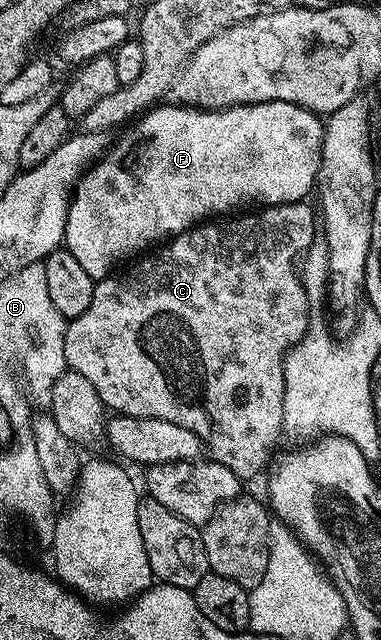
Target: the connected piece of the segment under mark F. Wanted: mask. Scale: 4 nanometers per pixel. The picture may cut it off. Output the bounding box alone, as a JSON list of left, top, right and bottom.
[63,101,324,279]

